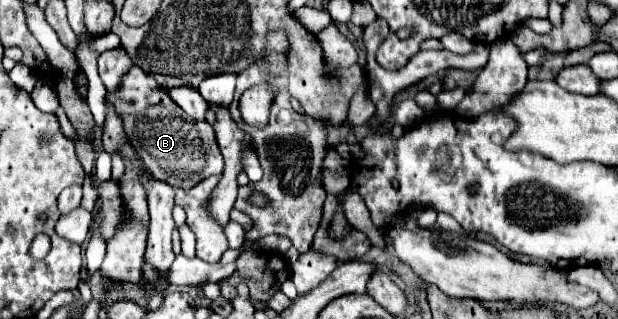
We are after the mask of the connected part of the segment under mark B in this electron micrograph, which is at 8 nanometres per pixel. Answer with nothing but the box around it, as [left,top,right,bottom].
[105,67,223,189]

